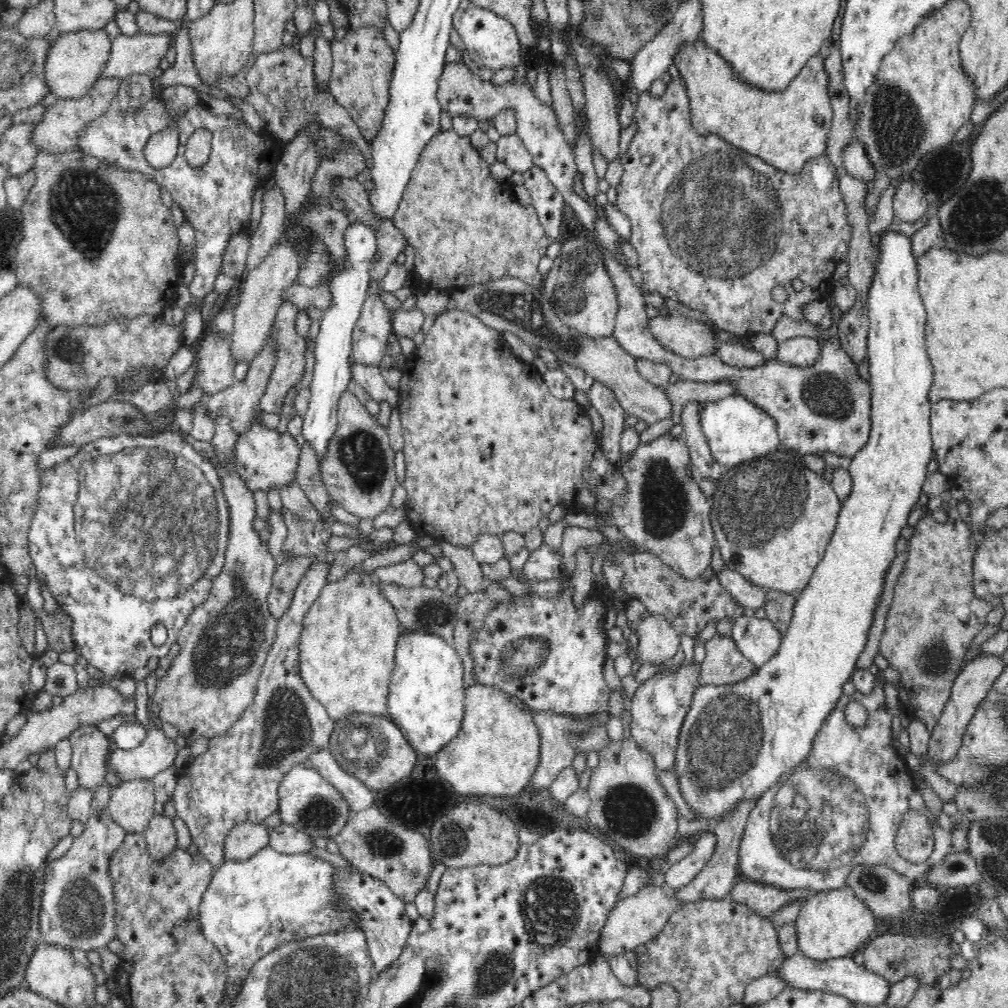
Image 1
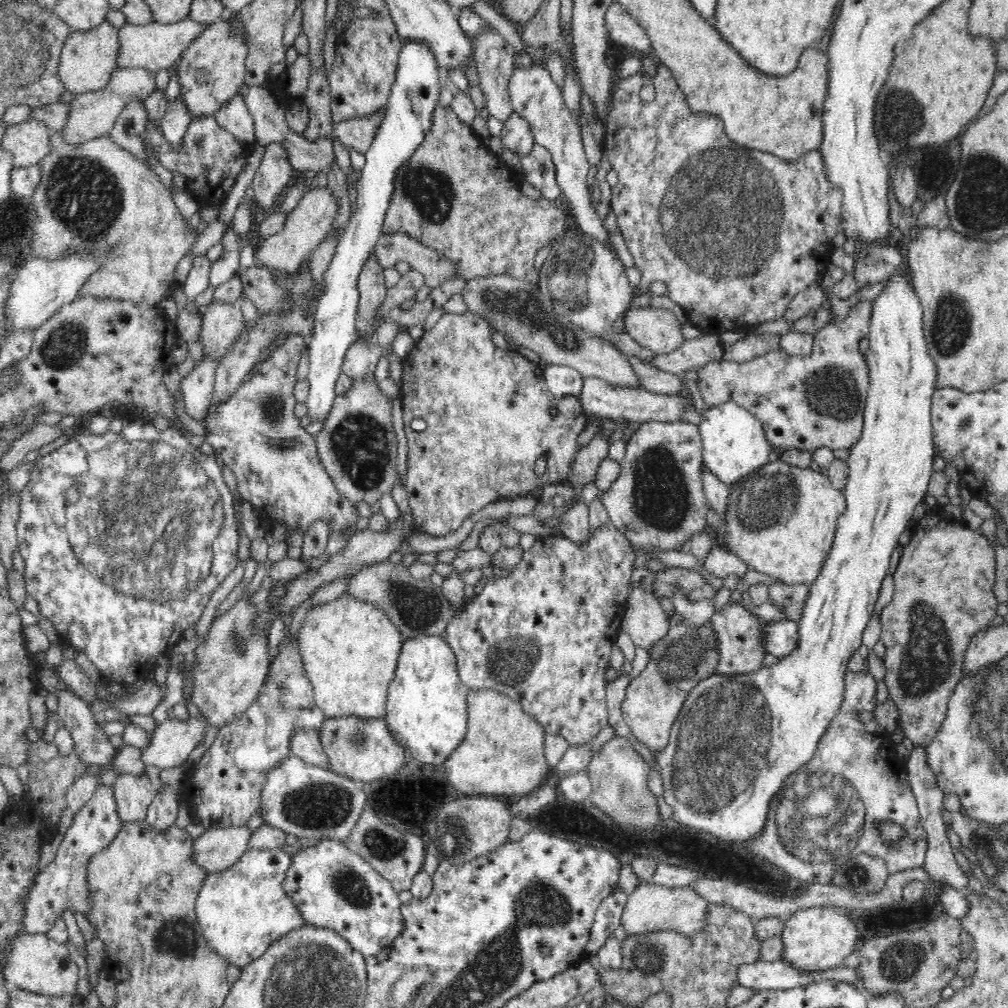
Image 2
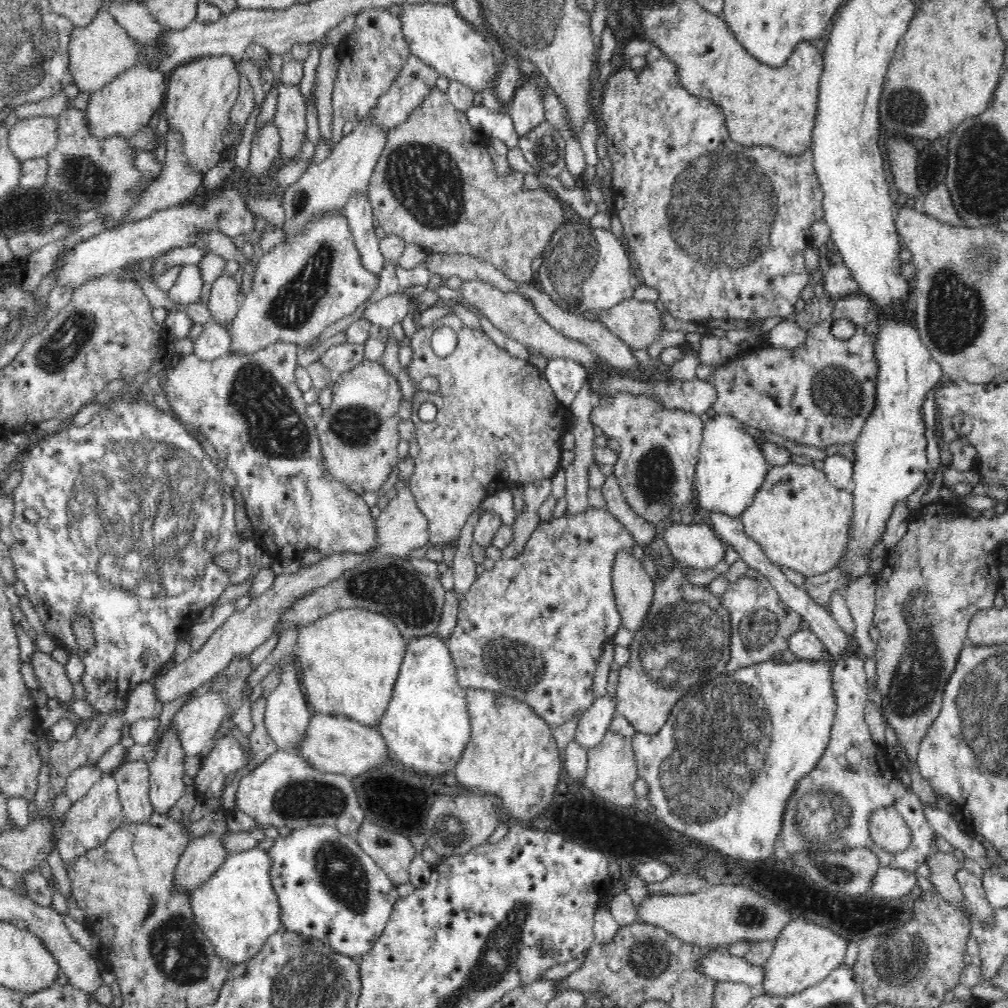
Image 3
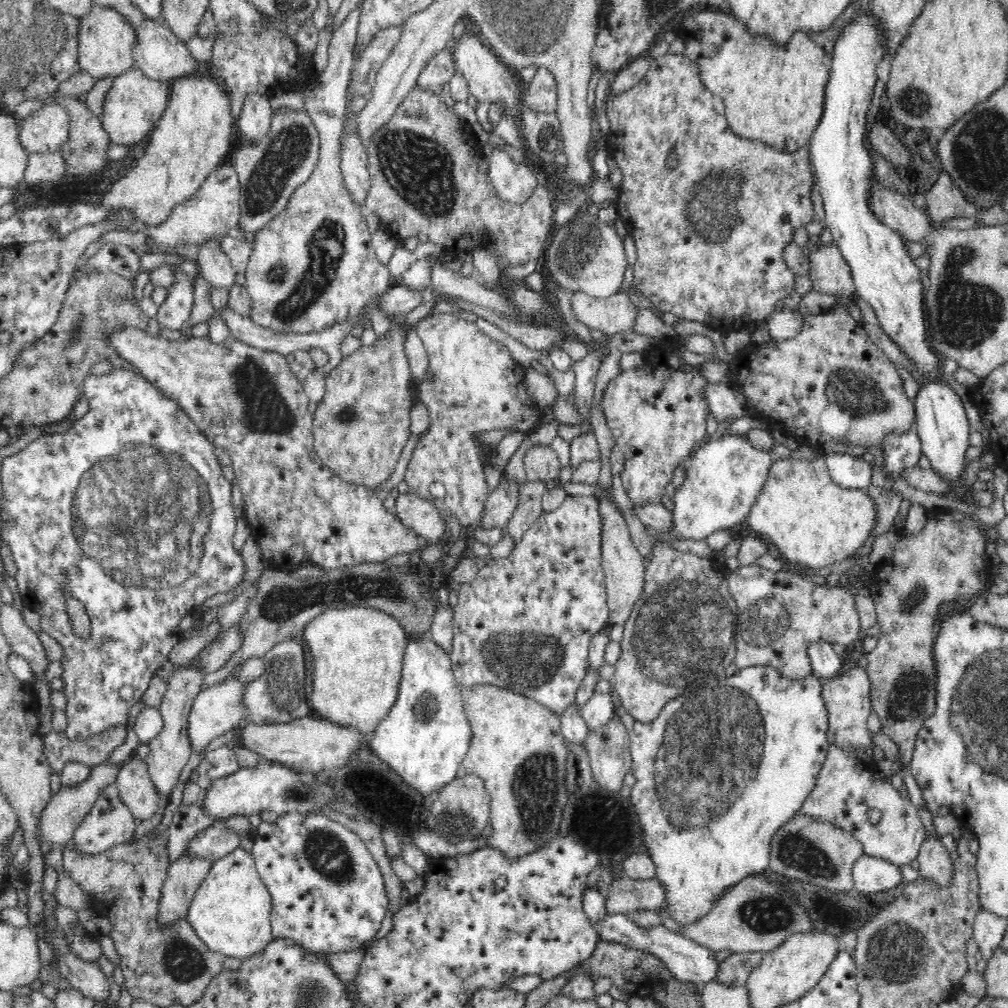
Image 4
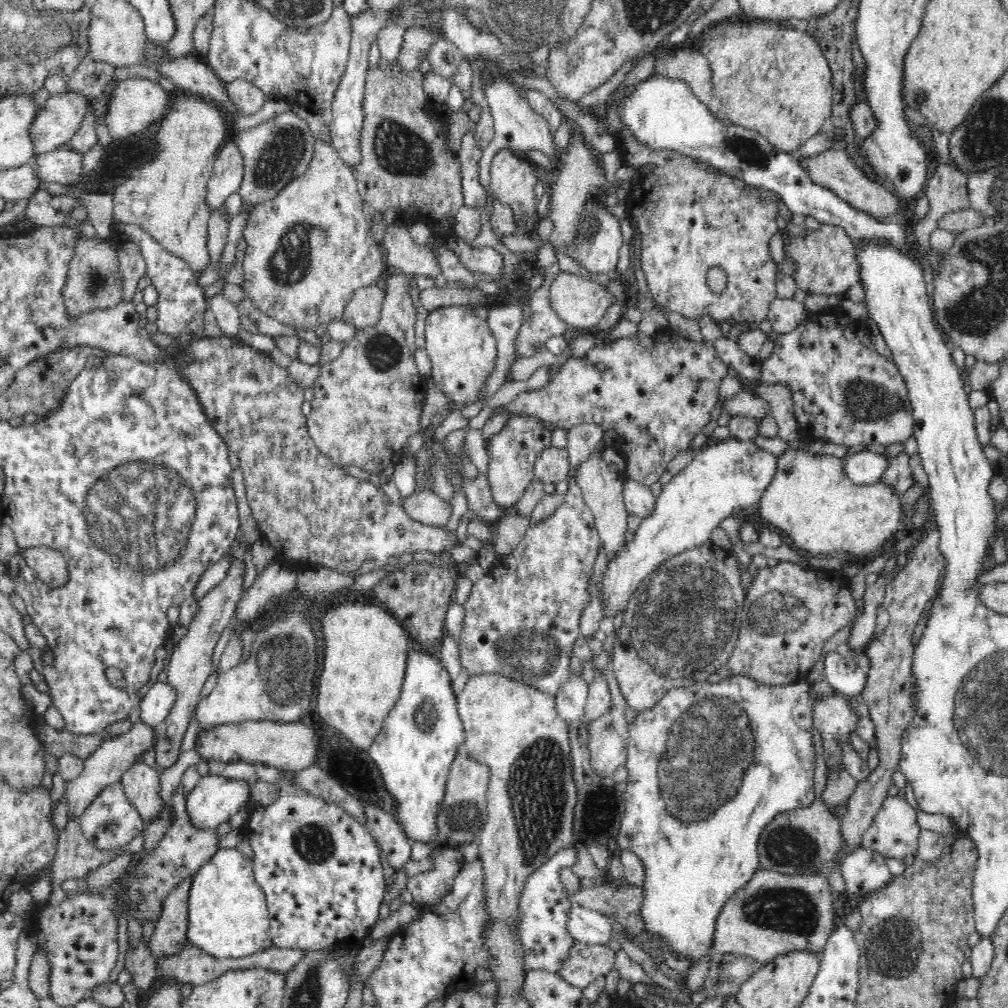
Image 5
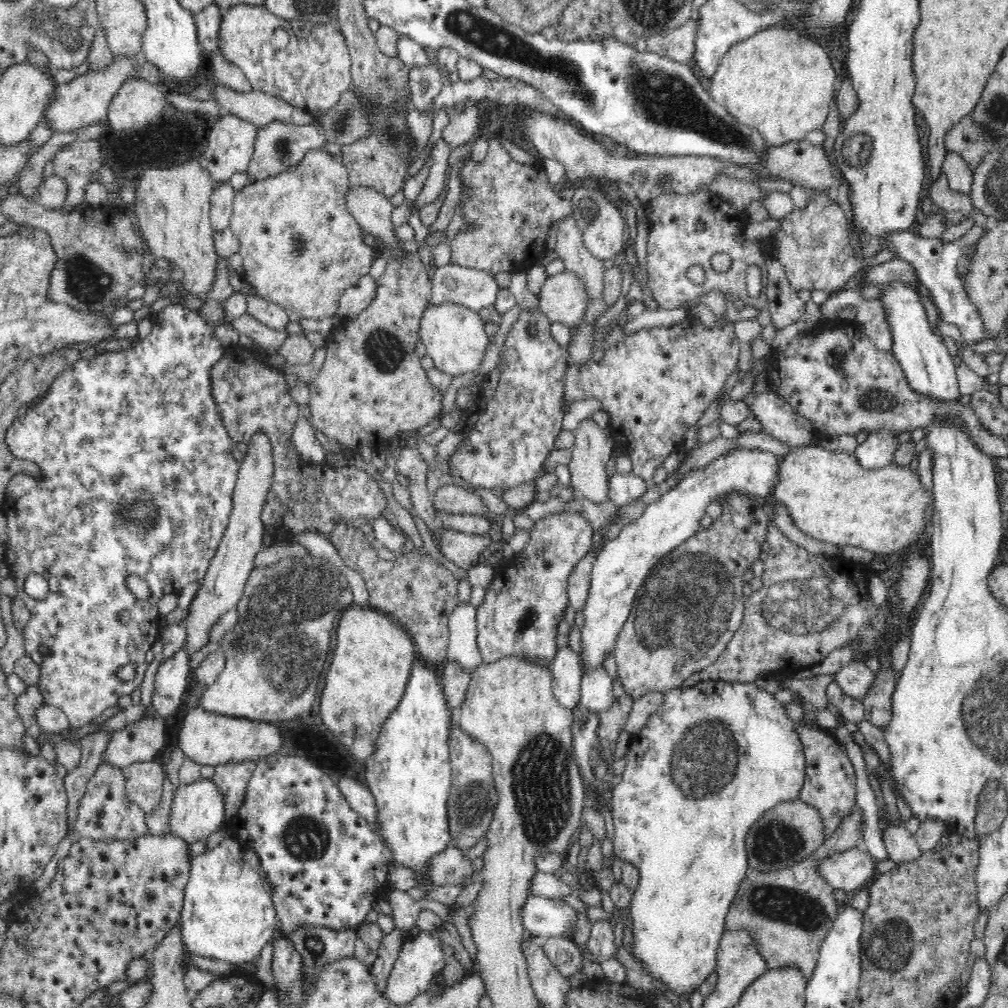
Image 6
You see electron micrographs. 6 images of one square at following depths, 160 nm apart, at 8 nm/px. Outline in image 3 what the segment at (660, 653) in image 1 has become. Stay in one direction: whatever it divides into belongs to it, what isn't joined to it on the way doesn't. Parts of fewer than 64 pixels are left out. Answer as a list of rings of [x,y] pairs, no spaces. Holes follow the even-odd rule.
[[[624,548],[618,553],[612,572],[616,609],[620,613],[621,624],[630,632],[636,632],[652,604],[654,587],[643,564],[630,550]]]

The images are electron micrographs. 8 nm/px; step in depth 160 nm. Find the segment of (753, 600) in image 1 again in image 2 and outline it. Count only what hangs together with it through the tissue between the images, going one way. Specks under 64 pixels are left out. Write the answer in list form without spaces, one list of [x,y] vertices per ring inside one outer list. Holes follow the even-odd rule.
[[[714,540],[711,551],[704,560],[704,568],[718,578],[726,578],[726,576],[736,576],[742,578],[748,572],[748,566],[744,561],[740,560],[738,555],[724,548],[721,540]]]

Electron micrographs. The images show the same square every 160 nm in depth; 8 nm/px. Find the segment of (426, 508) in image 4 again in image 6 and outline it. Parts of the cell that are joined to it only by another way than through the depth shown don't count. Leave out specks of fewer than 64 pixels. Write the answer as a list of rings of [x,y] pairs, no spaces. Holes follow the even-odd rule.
[[[460,484],[438,488],[436,496],[432,496],[432,505],[444,508],[450,513],[466,513],[486,517],[490,514],[480,495]]]

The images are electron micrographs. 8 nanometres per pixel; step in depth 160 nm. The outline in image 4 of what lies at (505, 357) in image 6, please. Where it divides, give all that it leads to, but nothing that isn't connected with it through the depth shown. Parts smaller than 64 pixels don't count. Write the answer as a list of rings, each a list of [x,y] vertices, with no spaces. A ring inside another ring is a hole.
[[[504,478],[500,486],[490,494],[484,510],[483,518],[479,520],[479,528],[505,528],[512,518],[516,507],[519,507],[518,484]]]

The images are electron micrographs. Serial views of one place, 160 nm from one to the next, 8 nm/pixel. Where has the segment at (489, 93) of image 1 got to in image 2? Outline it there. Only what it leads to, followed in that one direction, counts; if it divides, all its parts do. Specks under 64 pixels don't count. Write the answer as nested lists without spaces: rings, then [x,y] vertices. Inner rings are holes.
[[[534,63],[527,68],[516,68],[509,81],[509,97],[513,112],[522,113],[527,117],[533,141],[538,141],[544,148],[550,149],[555,165],[556,182],[569,202],[569,214],[573,215],[576,223],[584,232],[602,241],[608,241],[610,238],[608,229],[604,227],[600,216],[596,213],[591,199],[591,190],[586,185],[590,164],[586,159],[578,121],[571,115],[562,90],[552,80],[550,71],[541,63]],[[860,301],[856,303],[849,312],[848,317],[843,321],[832,321],[828,323],[824,328],[821,328],[818,332],[813,334],[813,346],[812,352],[805,356],[792,356],[791,353],[786,352],[782,347],[776,348],[776,350],[768,352],[766,355],[755,356],[754,359],[748,361],[733,361],[733,360],[719,360],[712,363],[703,364],[702,367],[696,369],[699,379],[699,390],[705,395],[704,402],[710,407],[718,407],[722,403],[736,403],[736,406],[744,408],[749,414],[752,414],[764,428],[765,439],[769,441],[772,447],[789,449],[799,449],[802,451],[808,451],[814,453],[819,448],[828,448],[831,451],[850,449],[853,444],[856,444],[863,434],[863,414],[865,411],[865,404],[867,403],[867,390],[869,387],[869,370],[867,367],[866,357],[863,357],[860,353],[860,340],[869,334],[872,305],[870,301]]]

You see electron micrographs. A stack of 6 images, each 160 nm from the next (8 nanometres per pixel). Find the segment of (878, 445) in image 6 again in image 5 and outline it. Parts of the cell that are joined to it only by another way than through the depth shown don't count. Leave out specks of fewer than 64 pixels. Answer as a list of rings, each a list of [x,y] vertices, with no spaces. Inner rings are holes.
[[[868,450],[843,458],[847,466],[847,477],[858,485],[872,485],[881,480],[890,465],[888,456],[874,454]]]

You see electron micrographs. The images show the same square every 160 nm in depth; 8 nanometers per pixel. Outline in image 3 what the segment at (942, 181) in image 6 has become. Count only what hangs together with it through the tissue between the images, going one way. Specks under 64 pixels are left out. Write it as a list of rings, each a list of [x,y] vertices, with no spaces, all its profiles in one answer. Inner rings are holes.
[[[944,184],[937,185],[928,194],[926,193],[923,196],[923,202],[920,202],[919,206],[920,210],[940,222],[949,223],[954,227],[962,227],[964,224],[959,219],[949,190],[946,190]]]

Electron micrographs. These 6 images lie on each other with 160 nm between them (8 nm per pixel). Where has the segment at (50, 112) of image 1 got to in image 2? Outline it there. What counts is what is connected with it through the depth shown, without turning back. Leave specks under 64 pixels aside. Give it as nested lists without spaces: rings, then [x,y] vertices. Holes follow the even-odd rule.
[[[117,68],[112,72],[110,82],[104,88],[74,96],[69,102],[66,124],[63,126],[66,141],[82,144],[108,134],[128,102],[134,99],[144,101],[154,90],[157,90],[155,78],[156,73],[150,70]]]

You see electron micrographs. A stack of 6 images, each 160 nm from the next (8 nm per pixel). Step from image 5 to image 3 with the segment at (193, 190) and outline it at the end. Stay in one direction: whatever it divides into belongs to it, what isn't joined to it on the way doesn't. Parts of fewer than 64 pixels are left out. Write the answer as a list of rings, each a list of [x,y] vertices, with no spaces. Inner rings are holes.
[[[230,55],[192,59],[168,75],[166,116],[170,128],[176,128],[178,132],[170,131],[181,138],[181,156],[185,166],[197,174],[206,174],[218,164],[227,145],[228,120],[238,98],[240,84],[244,81],[239,62],[234,61]]]

